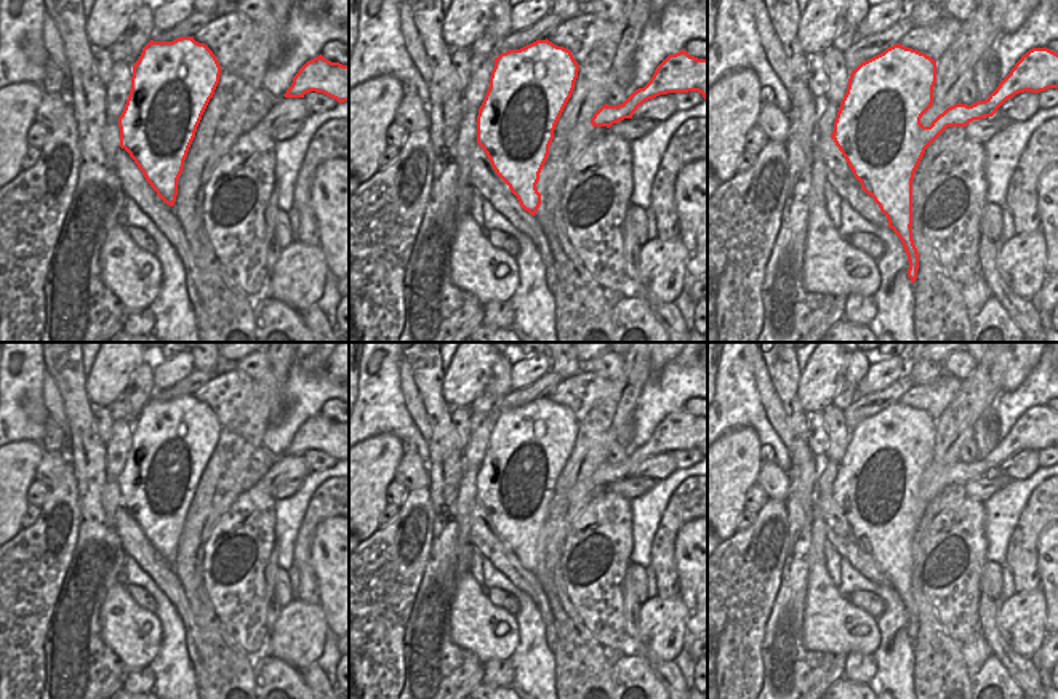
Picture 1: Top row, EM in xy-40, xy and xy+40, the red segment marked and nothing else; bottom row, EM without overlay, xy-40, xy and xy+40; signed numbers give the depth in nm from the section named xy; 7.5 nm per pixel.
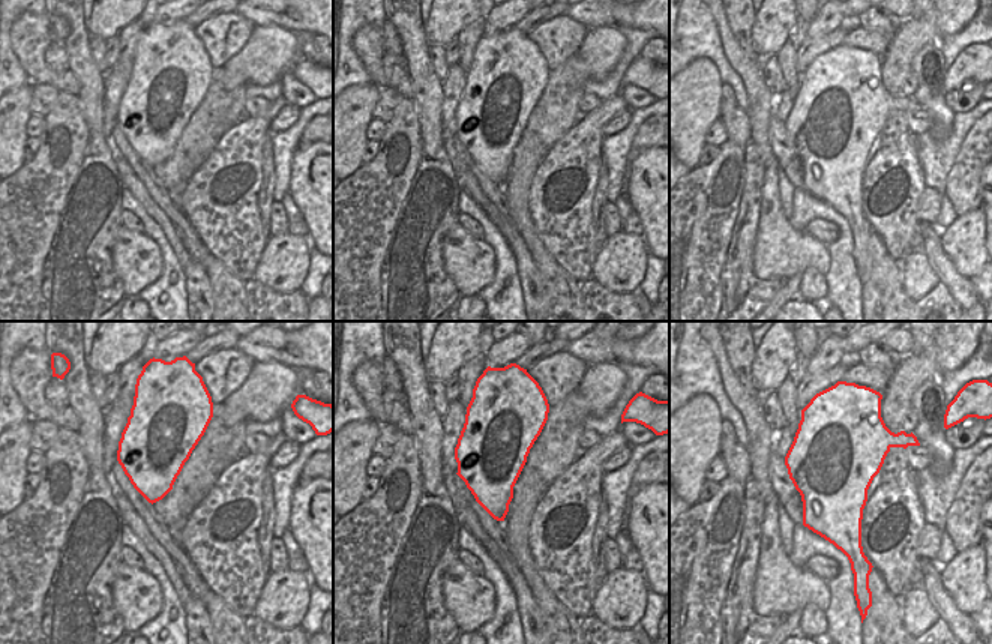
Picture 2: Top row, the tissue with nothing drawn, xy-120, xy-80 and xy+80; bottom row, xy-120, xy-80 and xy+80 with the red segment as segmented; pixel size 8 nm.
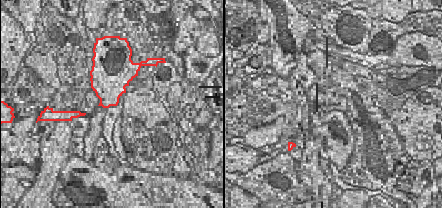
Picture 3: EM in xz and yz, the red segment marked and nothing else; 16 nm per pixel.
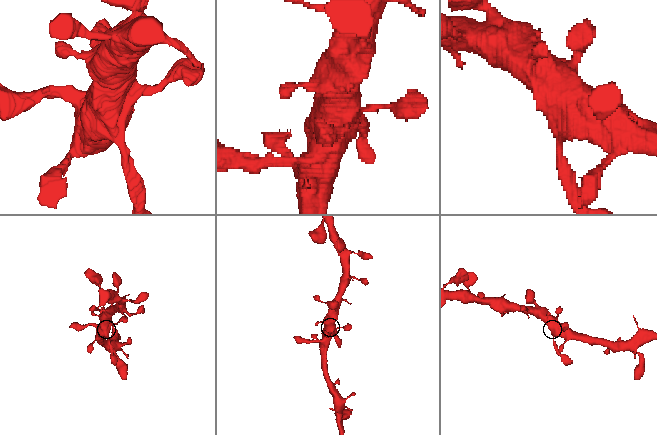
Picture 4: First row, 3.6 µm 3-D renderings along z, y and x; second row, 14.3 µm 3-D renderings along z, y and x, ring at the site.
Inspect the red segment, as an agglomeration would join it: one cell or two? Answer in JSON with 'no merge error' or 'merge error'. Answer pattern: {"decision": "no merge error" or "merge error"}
{"decision": "no merge error"}

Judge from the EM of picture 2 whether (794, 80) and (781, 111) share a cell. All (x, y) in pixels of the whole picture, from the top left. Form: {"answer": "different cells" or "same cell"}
{"answer": "different cells"}

